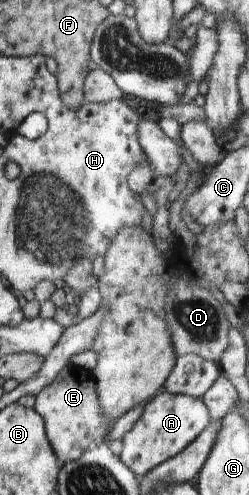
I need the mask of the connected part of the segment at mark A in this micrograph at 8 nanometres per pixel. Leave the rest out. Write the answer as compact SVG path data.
M162 390L146 402L142 416L122 438L123 446L119 457L140 479L191 444L209 422L211 416L201 399L189 395L174 395Z

